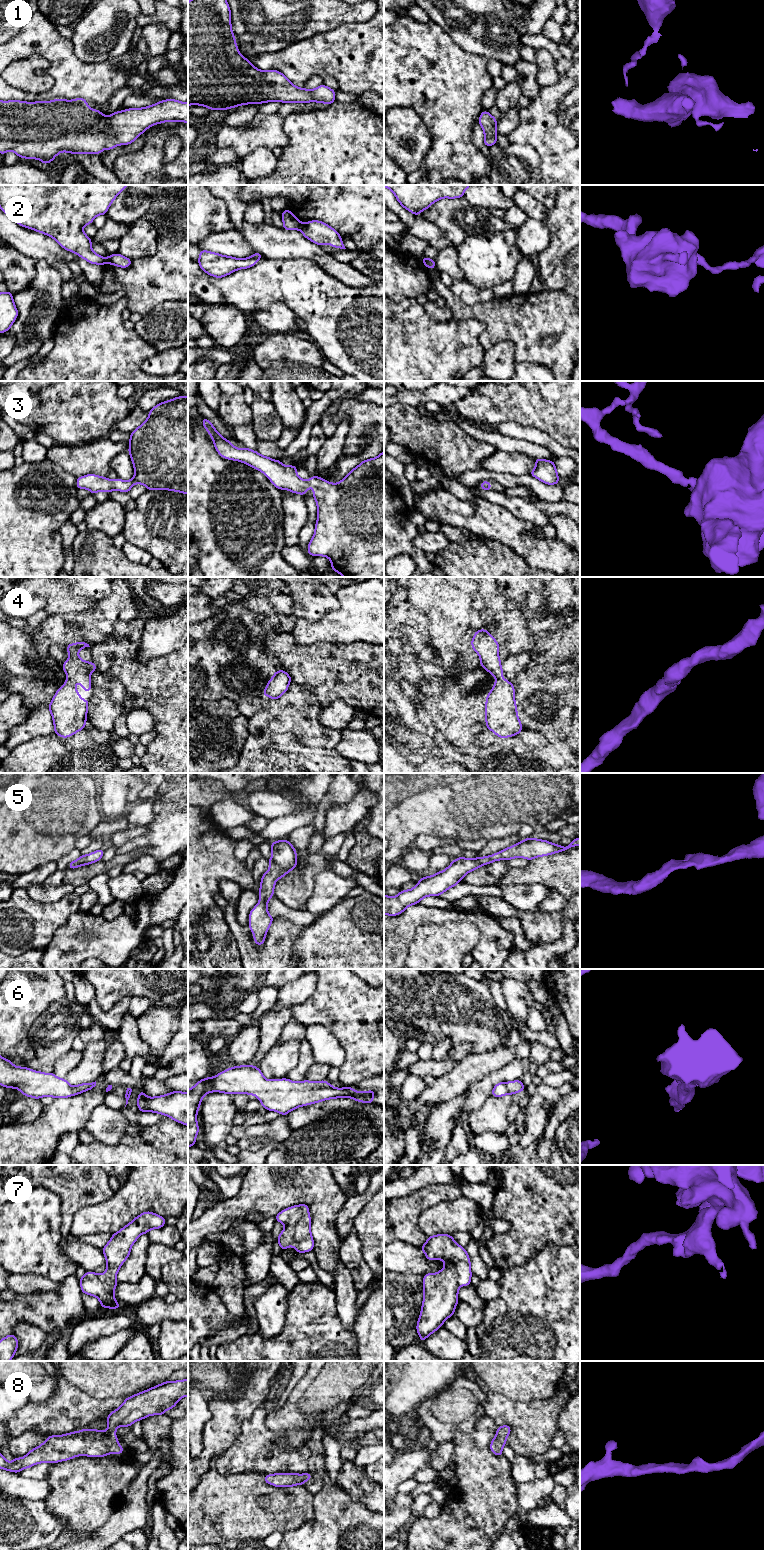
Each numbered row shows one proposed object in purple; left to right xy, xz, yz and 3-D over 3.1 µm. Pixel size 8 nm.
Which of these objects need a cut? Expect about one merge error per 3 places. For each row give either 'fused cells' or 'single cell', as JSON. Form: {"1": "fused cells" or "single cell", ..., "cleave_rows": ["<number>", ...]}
{"1": "single cell", "2": "fused cells", "3": "single cell", "4": "single cell", "5": "single cell", "6": "single cell", "7": "single cell", "8": "single cell", "cleave_rows": ["2"]}

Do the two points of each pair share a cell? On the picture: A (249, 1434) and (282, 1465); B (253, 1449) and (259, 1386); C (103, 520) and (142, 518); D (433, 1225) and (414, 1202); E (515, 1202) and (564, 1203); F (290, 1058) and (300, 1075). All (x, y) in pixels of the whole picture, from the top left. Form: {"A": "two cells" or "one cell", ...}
{"A": "one cell", "B": "two cells", "C": "two cells", "D": "two cells", "E": "one cell", "F": "two cells"}

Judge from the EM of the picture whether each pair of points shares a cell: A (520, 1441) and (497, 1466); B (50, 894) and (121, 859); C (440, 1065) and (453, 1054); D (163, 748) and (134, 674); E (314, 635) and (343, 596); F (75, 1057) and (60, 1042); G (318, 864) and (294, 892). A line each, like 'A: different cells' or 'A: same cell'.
A: different cells
B: different cells
C: different cells
D: same cell
E: same cell
F: different cells
G: same cell

